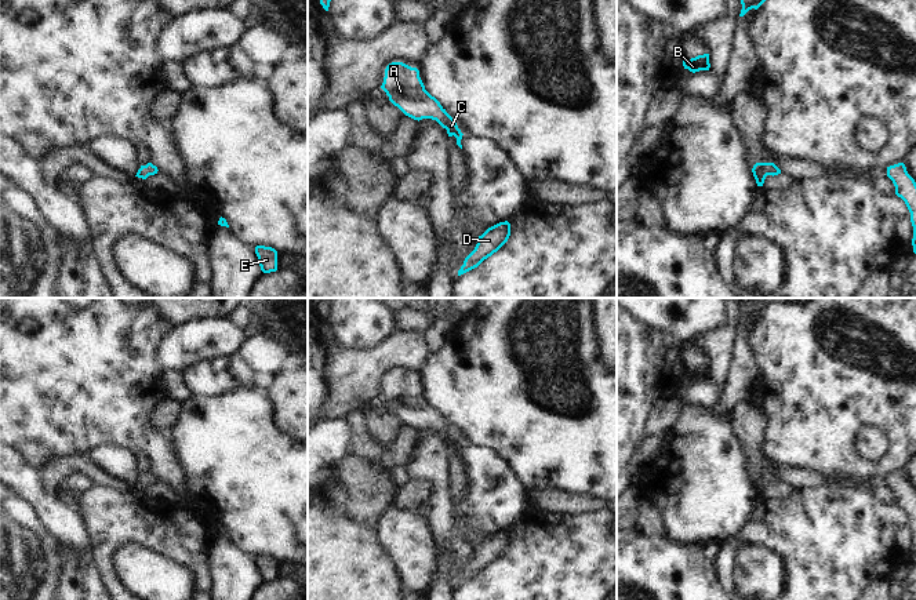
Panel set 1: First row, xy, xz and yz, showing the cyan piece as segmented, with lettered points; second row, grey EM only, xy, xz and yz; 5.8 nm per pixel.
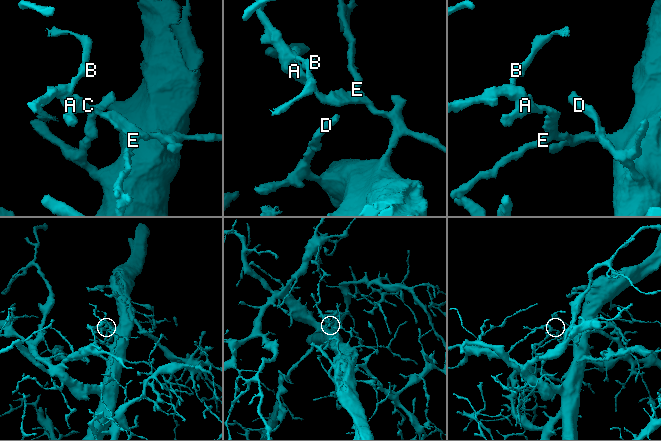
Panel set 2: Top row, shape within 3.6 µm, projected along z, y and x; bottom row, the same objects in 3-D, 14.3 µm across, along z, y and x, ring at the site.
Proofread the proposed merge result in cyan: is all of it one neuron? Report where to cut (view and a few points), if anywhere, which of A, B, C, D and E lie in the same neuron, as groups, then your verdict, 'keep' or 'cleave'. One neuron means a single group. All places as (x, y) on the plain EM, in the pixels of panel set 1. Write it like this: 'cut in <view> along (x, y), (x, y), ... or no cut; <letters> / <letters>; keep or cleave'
no cut; A B C D E; keep

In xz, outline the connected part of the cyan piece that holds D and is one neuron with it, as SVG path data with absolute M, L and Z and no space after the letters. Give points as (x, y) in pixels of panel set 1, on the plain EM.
M508 530L488 537L479 545L475 559L465 567L458 585L477 577L484 568L497 561L508 550L509 545L510 532Z

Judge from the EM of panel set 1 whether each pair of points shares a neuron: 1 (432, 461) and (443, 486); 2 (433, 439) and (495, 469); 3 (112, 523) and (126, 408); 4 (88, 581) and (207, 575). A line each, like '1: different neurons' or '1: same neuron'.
1: same neuron
2: different neurons
3: different neurons
4: different neurons

